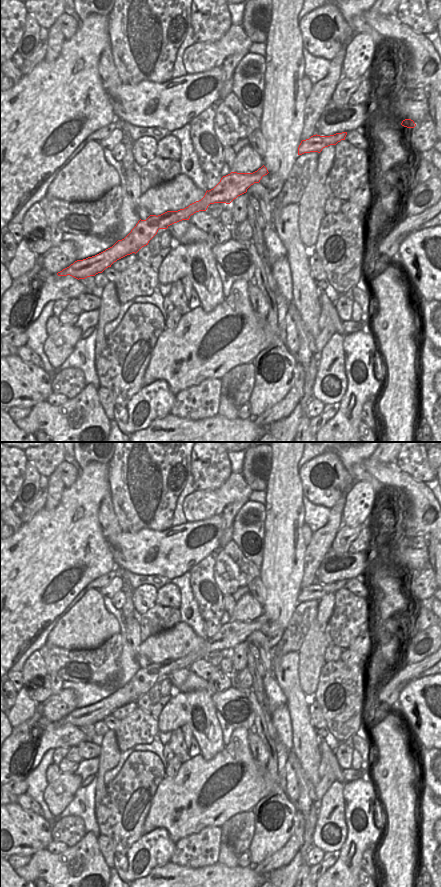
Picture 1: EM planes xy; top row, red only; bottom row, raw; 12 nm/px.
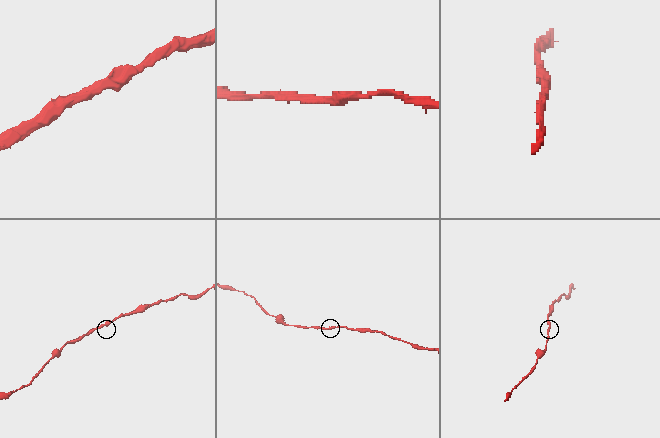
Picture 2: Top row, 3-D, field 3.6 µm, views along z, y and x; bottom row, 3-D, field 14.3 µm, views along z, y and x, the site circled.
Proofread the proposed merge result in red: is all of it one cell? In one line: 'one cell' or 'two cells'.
one cell

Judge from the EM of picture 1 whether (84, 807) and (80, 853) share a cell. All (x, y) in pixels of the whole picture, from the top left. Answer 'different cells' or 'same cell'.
different cells

